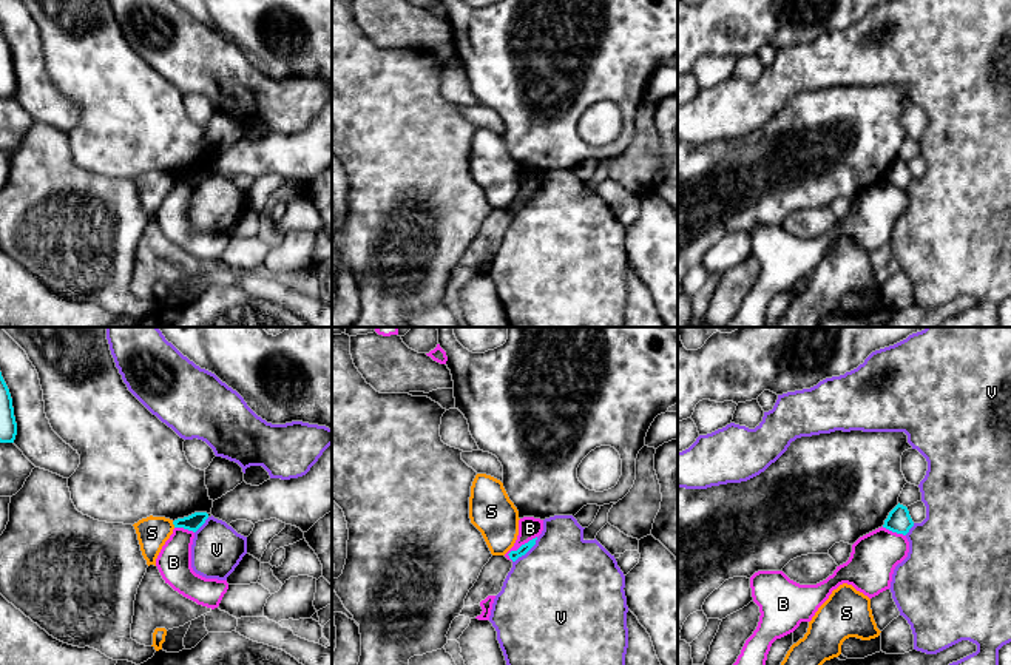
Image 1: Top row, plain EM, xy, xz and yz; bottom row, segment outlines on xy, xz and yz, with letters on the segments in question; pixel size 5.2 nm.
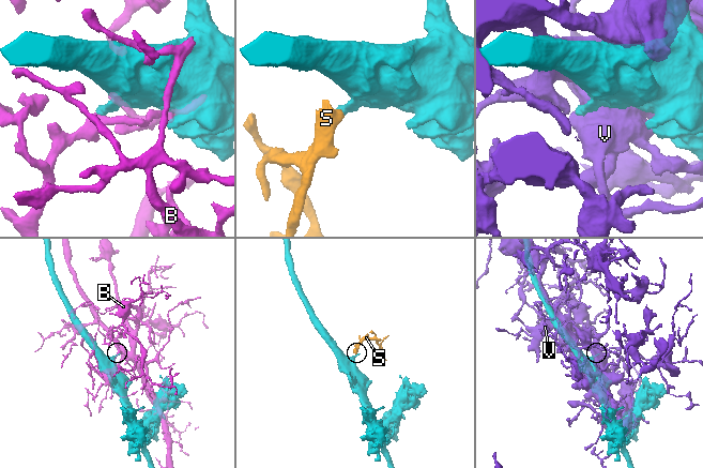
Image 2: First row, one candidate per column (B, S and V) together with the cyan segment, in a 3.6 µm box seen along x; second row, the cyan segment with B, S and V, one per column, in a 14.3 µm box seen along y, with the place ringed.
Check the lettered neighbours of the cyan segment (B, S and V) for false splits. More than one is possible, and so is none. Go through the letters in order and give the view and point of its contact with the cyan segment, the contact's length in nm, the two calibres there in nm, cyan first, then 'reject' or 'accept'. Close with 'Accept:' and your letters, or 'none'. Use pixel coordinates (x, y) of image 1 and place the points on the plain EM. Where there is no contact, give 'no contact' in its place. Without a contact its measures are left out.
B: xz (522, 199) | 190 nm | 50/120 nm | reject
S: xy (173, 178) | 40 nm | 90/160 nm | reject
V: xz (527, 205) | 190 nm | 50/500 nm | reject
Accept: none

